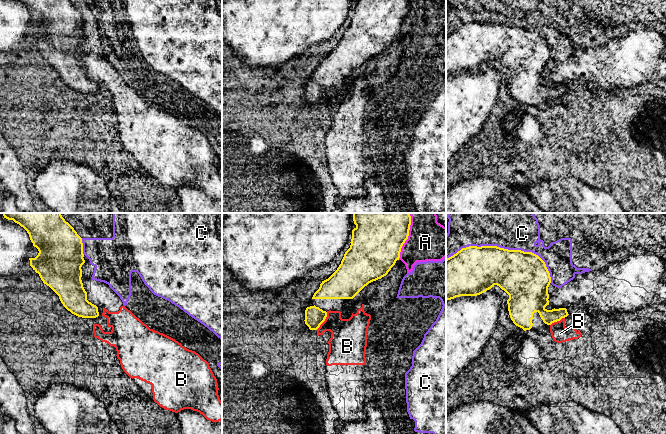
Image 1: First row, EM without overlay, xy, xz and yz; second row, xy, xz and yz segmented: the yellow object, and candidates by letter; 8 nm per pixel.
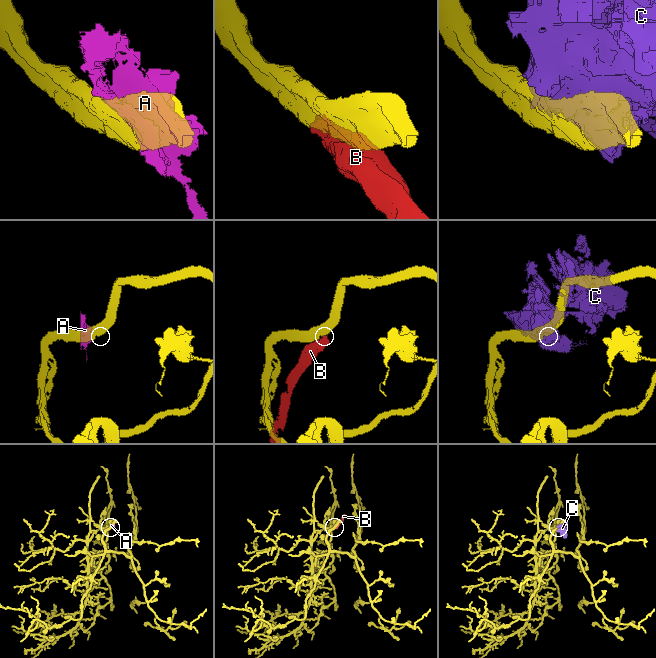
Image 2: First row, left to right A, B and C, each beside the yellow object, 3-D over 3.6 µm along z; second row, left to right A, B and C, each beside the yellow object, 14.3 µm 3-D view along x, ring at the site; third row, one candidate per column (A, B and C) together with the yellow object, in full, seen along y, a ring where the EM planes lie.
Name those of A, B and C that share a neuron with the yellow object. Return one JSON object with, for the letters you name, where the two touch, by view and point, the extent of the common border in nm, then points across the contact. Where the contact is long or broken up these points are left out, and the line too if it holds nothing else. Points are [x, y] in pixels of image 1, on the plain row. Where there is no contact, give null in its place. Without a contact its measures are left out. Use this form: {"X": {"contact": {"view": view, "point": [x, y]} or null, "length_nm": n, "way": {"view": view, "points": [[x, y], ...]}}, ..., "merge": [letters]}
{"merge": []}

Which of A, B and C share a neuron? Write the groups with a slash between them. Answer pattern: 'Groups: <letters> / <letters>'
Groups: A / B / C

